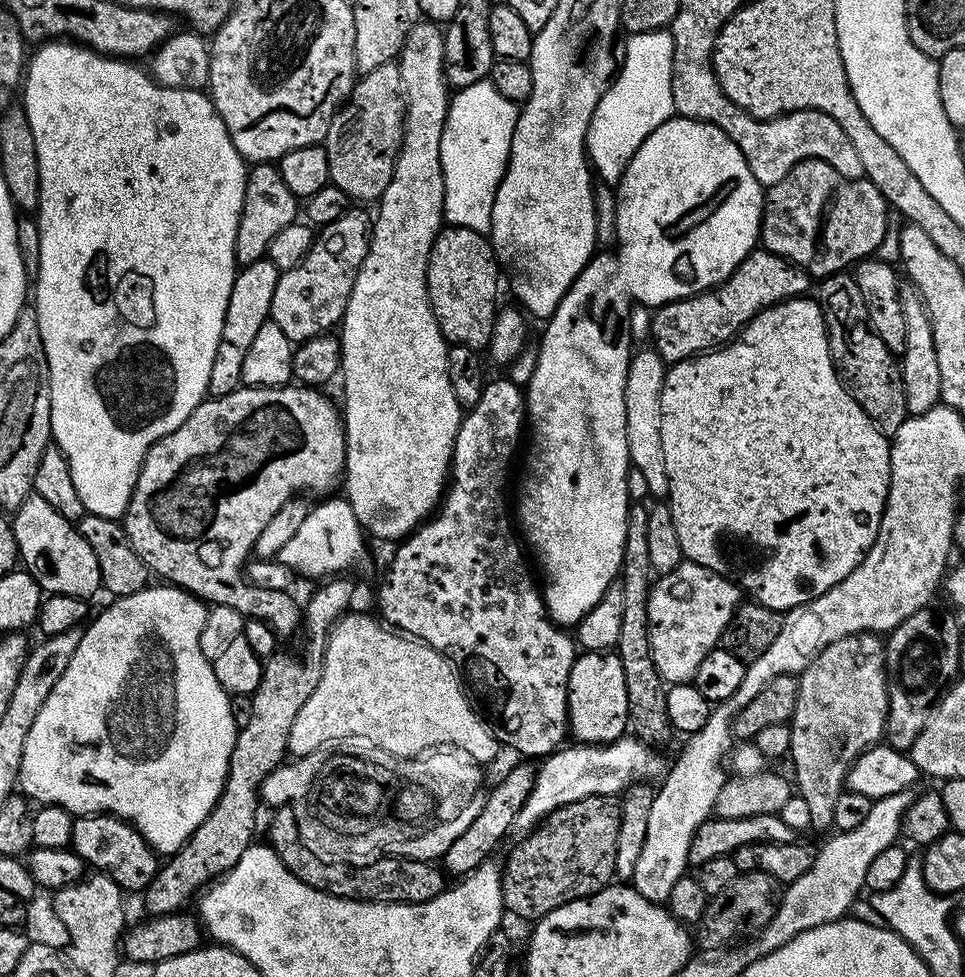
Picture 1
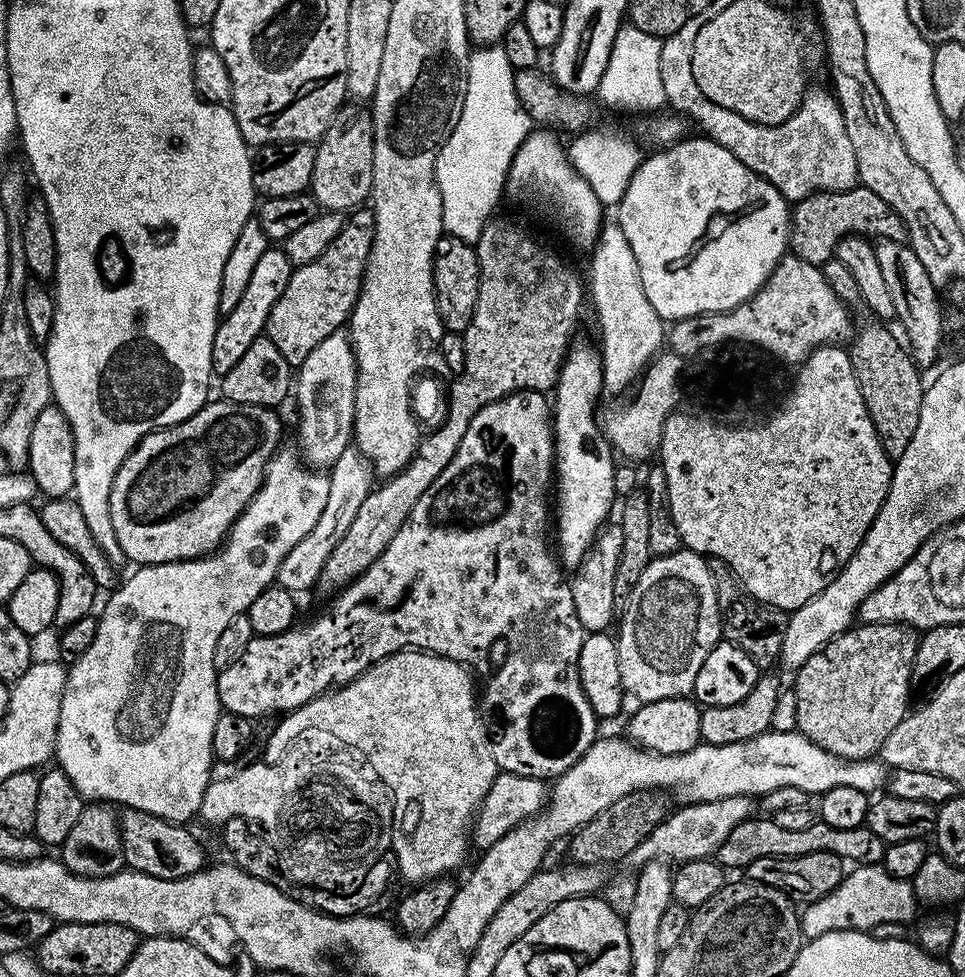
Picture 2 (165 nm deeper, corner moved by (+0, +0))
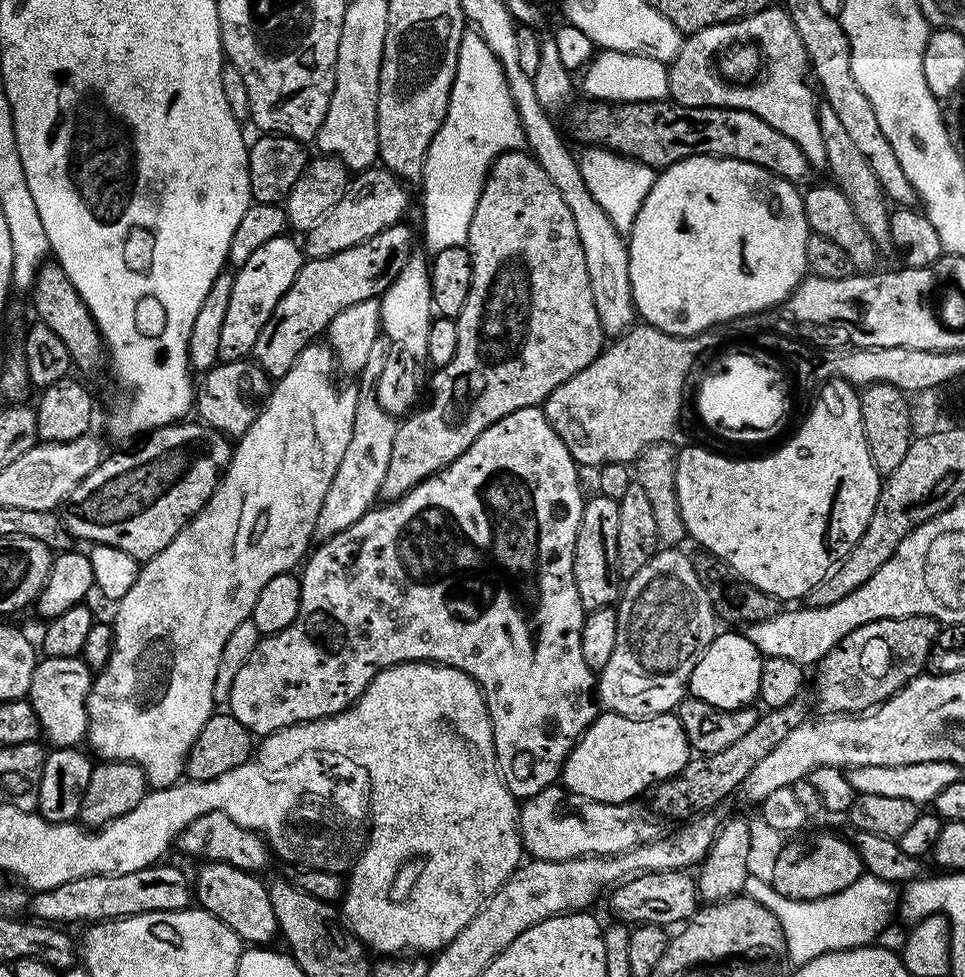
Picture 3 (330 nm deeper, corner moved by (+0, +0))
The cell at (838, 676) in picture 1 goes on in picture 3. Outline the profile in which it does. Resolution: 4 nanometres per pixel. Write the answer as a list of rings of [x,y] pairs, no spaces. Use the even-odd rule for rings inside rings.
[[[903,616],[902,618],[886,618],[885,620],[875,620],[874,622],[866,622],[866,626],[858,626],[858,630],[854,630],[850,634],[846,634],[846,638],[839,640],[834,647],[828,651],[823,659],[817,664],[816,672],[816,704],[814,706],[821,711],[821,715],[835,714],[863,714],[869,710],[875,709],[877,706],[889,700],[900,688],[904,688],[913,678],[921,675],[925,671],[924,663],[928,660],[928,655],[932,652],[932,643],[937,643],[938,637],[941,635],[942,628],[933,616]]]

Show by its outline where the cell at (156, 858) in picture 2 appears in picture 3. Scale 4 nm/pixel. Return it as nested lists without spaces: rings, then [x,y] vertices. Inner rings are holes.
[[[210,860],[199,865],[196,876],[194,872],[194,900],[206,912],[212,912],[238,938],[248,946],[268,946],[272,939],[277,939],[278,929],[274,918],[274,906],[270,906],[268,884],[260,881],[254,872],[238,870],[226,862]]]

